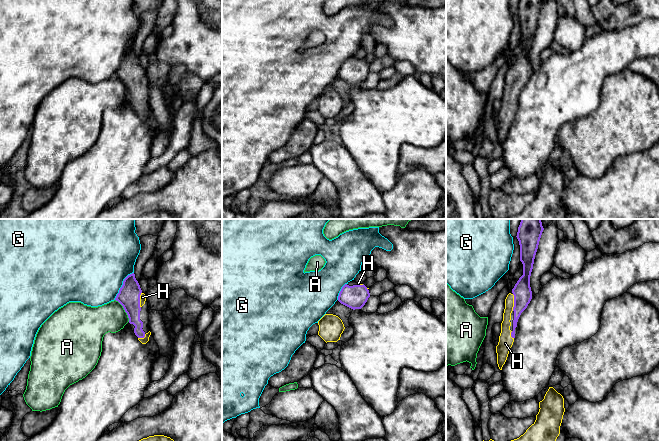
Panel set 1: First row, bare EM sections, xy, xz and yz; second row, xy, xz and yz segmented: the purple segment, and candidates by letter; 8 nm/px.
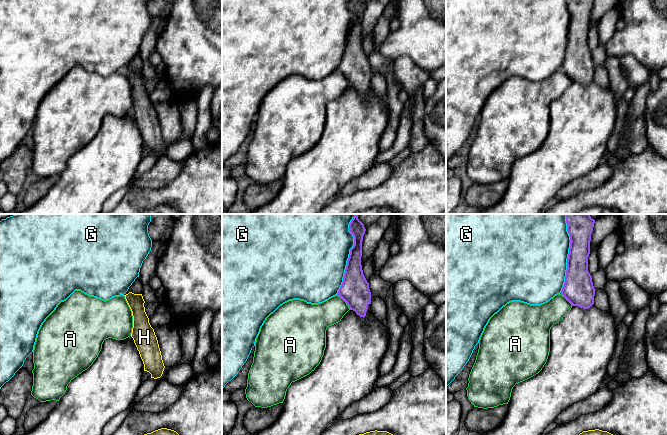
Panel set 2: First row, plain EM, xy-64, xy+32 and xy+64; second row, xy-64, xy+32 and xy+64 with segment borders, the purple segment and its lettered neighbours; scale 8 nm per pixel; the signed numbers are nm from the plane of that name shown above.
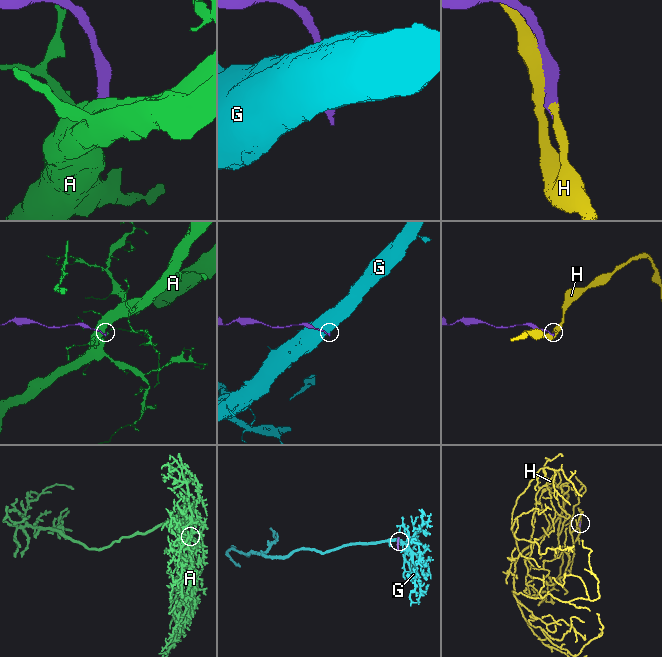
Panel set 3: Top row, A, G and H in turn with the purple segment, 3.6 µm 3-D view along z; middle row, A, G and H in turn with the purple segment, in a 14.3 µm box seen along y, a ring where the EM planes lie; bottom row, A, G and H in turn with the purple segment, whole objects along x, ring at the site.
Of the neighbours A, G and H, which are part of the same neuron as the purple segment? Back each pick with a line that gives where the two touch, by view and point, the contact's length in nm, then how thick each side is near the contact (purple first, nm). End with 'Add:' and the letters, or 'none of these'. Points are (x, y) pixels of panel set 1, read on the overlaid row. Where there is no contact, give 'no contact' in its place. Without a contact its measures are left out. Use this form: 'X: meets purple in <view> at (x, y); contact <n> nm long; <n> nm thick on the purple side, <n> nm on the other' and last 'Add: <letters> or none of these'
H: meets purple in yz at (514, 302); contact 140 nm long; 150 nm thick on the purple side, 80 nm on the other
Add: H

